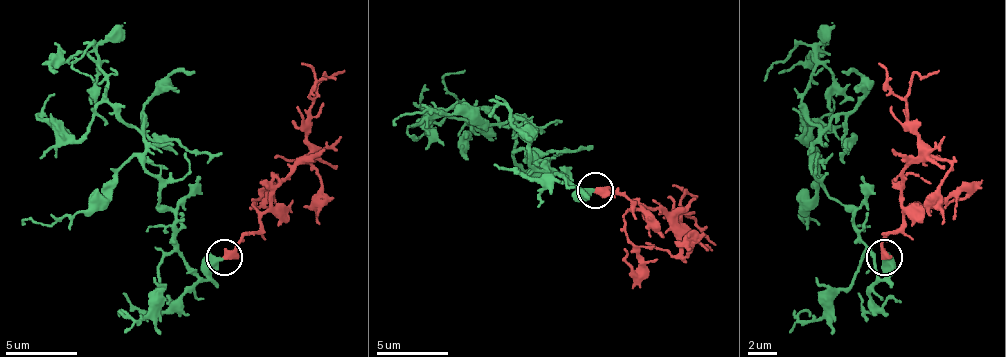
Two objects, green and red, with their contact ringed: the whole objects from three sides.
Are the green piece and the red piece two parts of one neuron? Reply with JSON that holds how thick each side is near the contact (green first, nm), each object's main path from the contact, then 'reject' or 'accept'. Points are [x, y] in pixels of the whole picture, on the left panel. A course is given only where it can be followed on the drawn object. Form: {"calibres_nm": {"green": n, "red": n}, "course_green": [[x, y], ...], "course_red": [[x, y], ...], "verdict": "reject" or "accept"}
{"calibres_nm": {"green": 480, "red": 480}, "course_green": [[223, 256], [201, 278], [187, 263], [158, 202], [143, 137], [107, 97], [93, 43], [71, 65], [93, 79]], "course_red": [[223, 256], [262, 220], [270, 191], [309, 151], [306, 130], [309, 105], [320, 79], [345, 68]], "verdict": "accept"}

